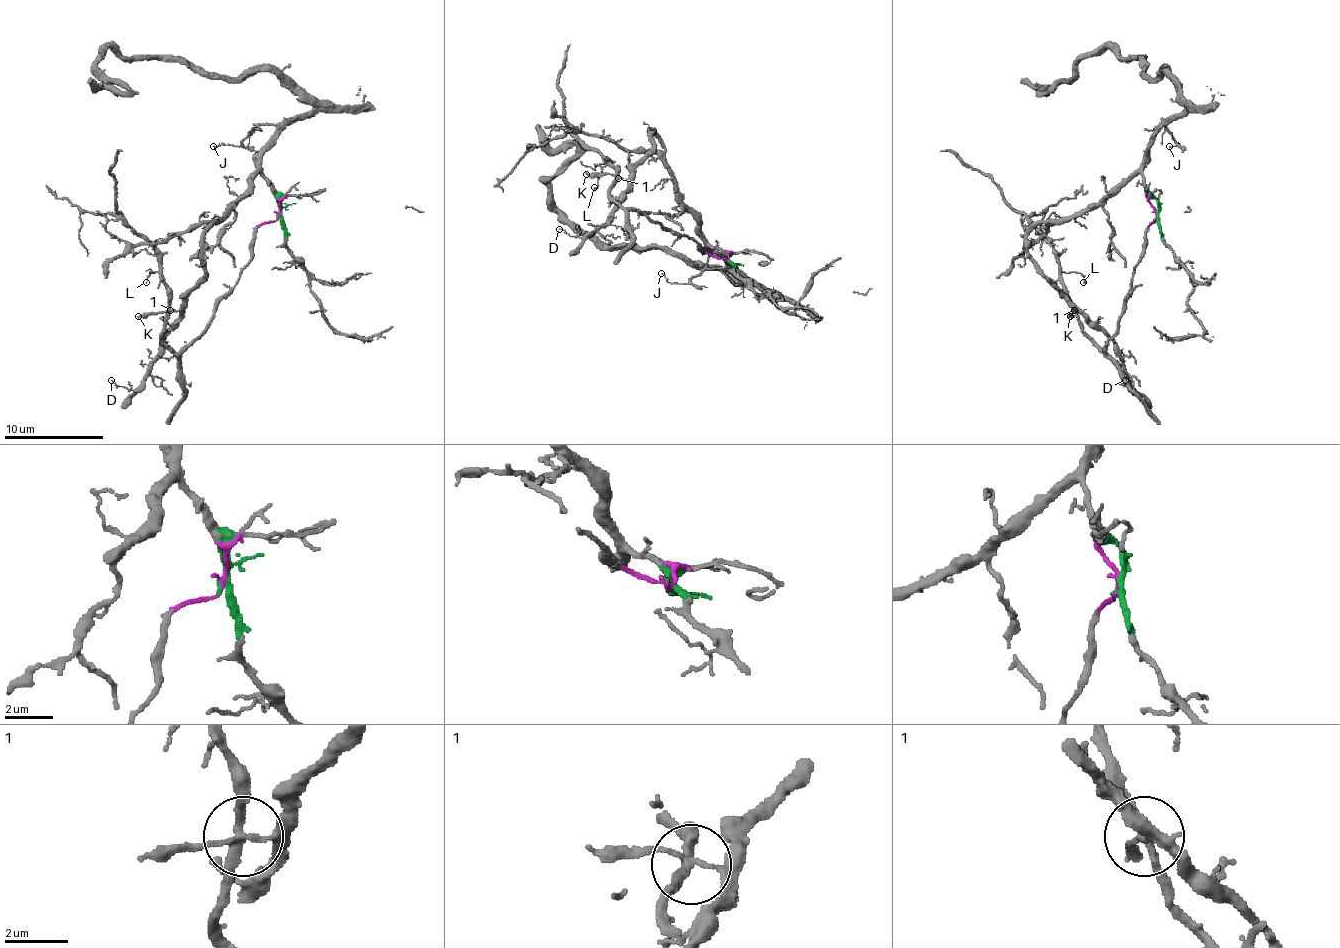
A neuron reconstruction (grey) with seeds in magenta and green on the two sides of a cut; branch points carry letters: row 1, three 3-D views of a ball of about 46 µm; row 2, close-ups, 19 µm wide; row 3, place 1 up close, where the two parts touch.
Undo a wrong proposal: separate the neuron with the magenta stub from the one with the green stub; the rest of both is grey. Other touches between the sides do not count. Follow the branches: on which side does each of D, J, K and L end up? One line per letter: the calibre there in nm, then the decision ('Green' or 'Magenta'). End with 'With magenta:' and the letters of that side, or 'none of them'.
D: Thickness 100 nm. Green
J: Thickness 80 nm. Green
K: Thickness 320 nm. Green
L: Thickness 110 nm. Magenta
With magenta: L

